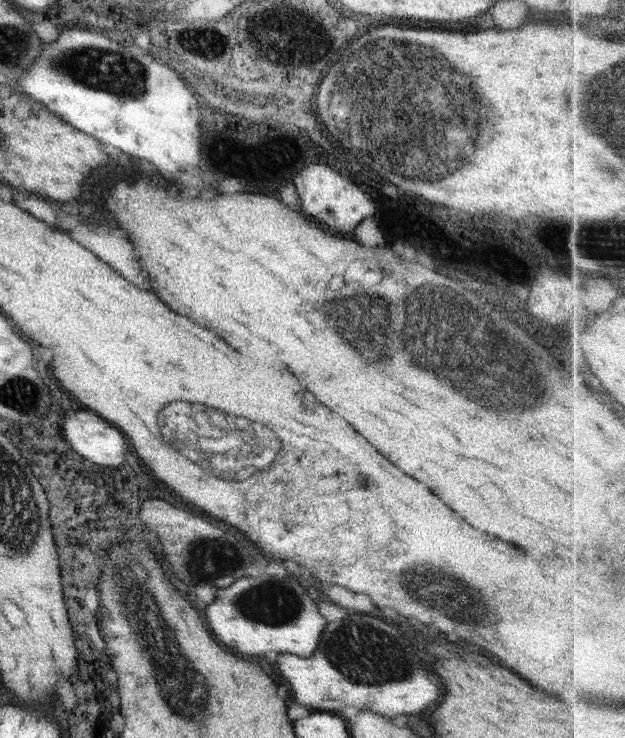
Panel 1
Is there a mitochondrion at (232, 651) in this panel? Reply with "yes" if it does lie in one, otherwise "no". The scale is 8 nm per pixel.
no

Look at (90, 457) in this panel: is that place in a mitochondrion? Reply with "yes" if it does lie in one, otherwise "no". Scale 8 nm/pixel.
no

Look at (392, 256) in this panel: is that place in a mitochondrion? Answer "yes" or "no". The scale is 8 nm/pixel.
no

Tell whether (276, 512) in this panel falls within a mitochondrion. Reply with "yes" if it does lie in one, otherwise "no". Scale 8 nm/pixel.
no

